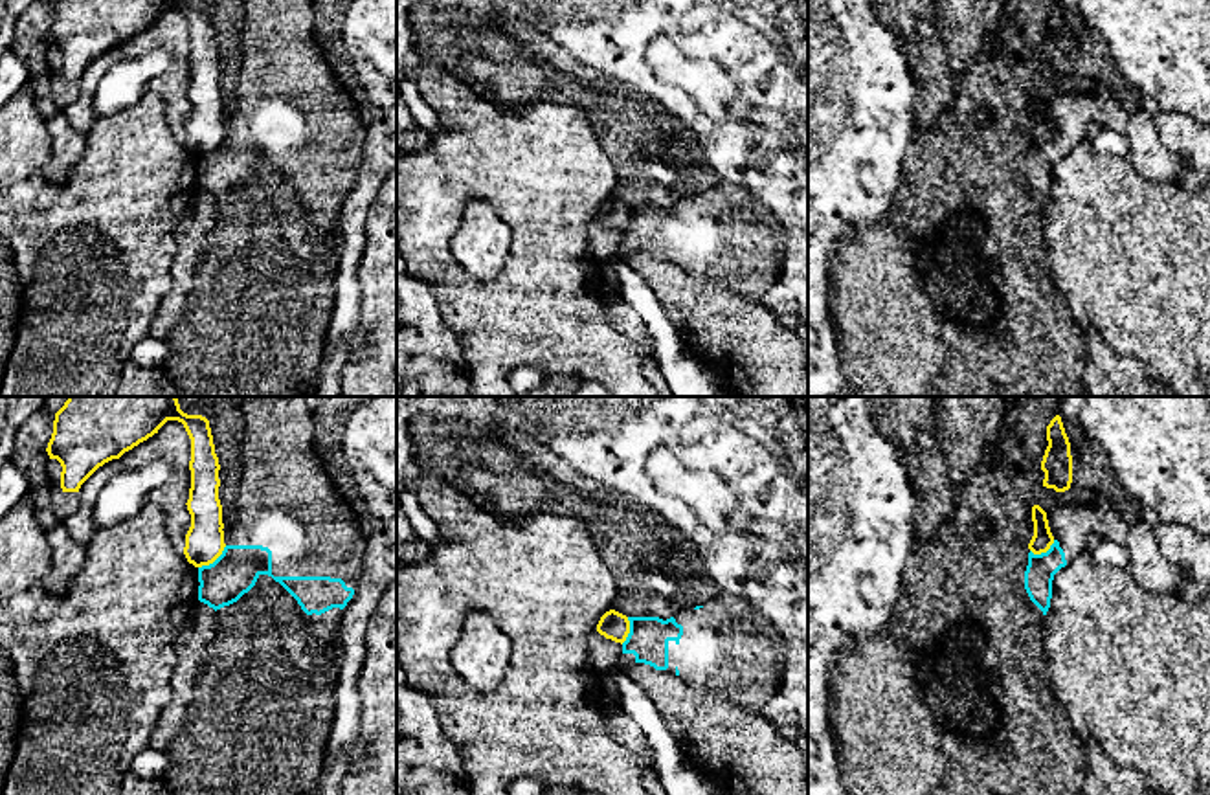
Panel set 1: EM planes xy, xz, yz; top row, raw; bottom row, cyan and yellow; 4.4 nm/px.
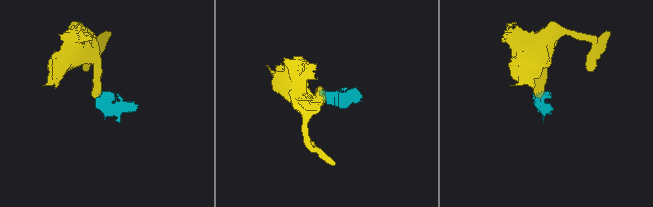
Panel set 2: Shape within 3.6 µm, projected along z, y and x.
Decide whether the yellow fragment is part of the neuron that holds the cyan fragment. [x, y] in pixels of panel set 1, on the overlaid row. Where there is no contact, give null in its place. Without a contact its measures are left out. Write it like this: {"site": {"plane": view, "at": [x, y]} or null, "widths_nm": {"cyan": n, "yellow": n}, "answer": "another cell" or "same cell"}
{"site": {"plane": "xy", "at": [215, 560]}, "widths_nm": {"cyan": 200, "yellow": 180}, "answer": "another cell"}

